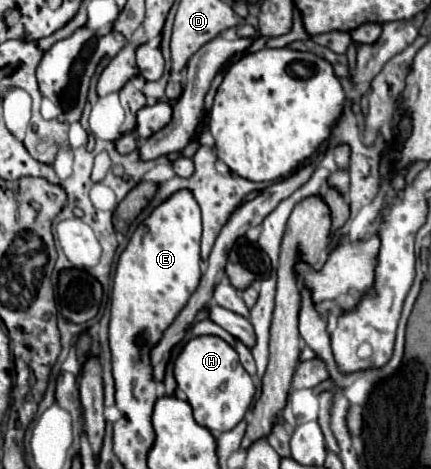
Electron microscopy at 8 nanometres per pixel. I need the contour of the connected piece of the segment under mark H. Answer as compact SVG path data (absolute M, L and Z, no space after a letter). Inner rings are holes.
M216 336L192 338L174 362L174 376L178 388L188 396L196 422L214 432L232 430L244 418L256 394L256 386L240 366L236 350Z

